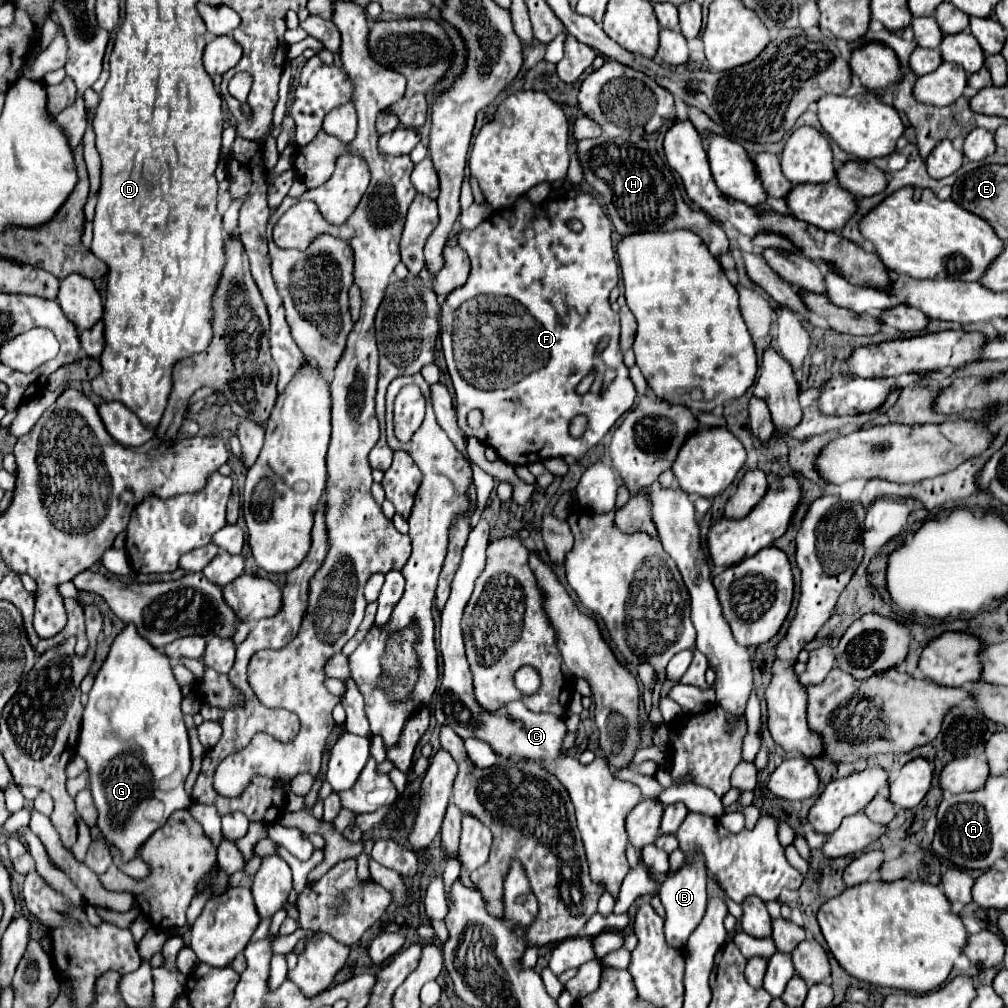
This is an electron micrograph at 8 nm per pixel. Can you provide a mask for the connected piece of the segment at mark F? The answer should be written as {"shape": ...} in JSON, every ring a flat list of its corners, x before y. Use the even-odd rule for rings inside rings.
{"shape":[[580,193,574,199,548,199,538,205,522,195,510,209,494,211,474,231,462,231,458,245,470,257,470,277,462,289,454,289,454,293,444,299,440,311,440,339,452,345,448,373,456,389,458,427,468,437,476,437,480,443,492,447,502,461,514,467,564,455,580,459,636,401,634,385,618,349,618,313,614,313,608,303,610,291,618,285,618,263,612,243,612,225,604,207,590,193],[570,219,580,219,584,229,580,233,568,229],[602,337,610,341,598,351],[590,369,598,371,596,381,588,393,578,395,576,385],[606,369,614,369,616,379,602,391],[472,409,484,413,484,423,476,431,466,425,466,415],[580,413,590,417,590,425,582,439,572,439,568,435,568,423]]}

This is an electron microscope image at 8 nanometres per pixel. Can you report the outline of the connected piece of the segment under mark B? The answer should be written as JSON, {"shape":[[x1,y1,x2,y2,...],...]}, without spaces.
{"shape":[[696,857,690,865,684,865,678,873,670,875,662,883,660,901,666,909,666,919,664,919,666,943,670,947,684,947,690,933,698,927,698,923,702,921,704,911,706,911,706,867,700,857]]}

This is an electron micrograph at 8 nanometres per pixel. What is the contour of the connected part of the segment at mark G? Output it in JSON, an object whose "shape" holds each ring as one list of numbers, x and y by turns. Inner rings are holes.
{"shape":[[126,625,112,641,108,657,96,673,94,685,88,693,76,745,76,753,88,763,90,791,98,807,98,827,102,829,104,837,122,851,126,861,134,859,138,847,160,827,160,823,144,817,144,809,150,799,160,799,164,803,164,819,172,811,192,805,184,791,184,779,190,771,190,743,184,727,184,713,180,711,184,695,174,679,170,659,154,649,136,631,138,629,134,625]]}

